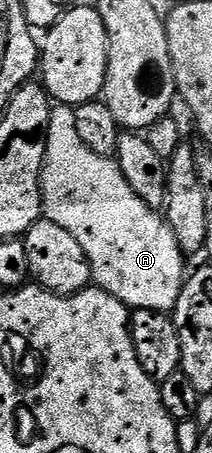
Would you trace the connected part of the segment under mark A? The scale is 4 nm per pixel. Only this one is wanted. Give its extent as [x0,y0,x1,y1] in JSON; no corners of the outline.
[42,105,186,312]

